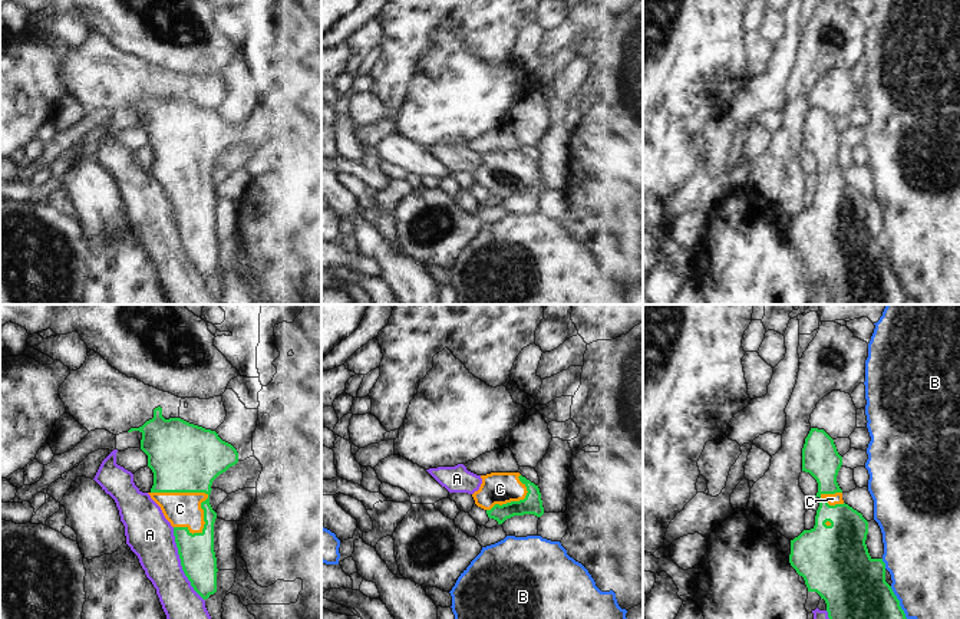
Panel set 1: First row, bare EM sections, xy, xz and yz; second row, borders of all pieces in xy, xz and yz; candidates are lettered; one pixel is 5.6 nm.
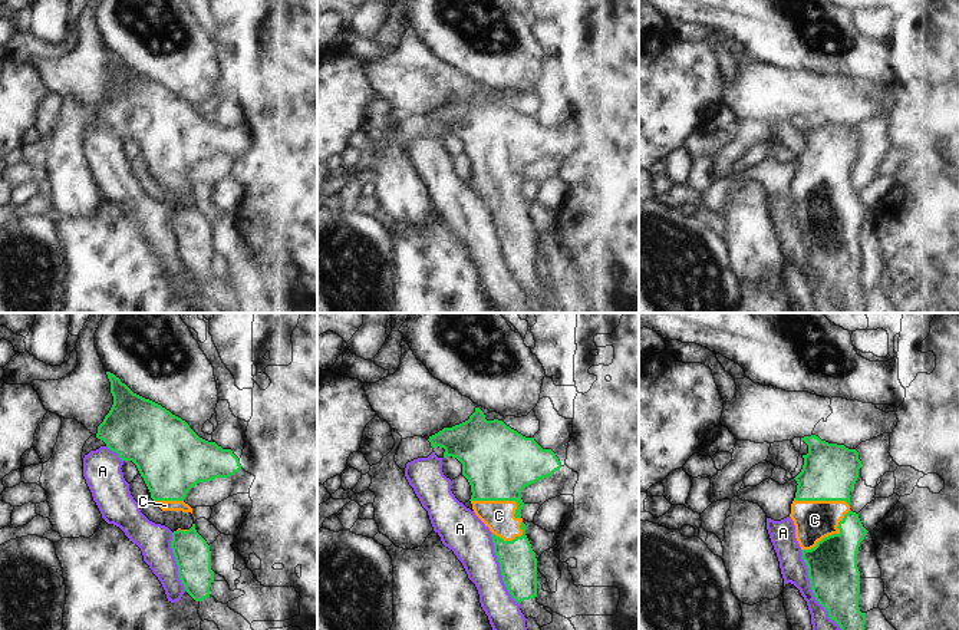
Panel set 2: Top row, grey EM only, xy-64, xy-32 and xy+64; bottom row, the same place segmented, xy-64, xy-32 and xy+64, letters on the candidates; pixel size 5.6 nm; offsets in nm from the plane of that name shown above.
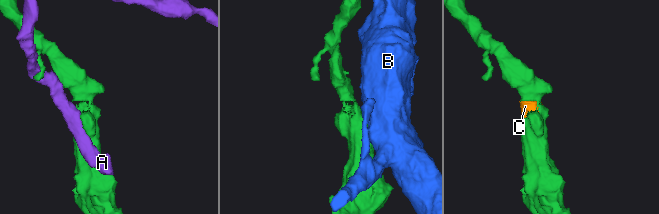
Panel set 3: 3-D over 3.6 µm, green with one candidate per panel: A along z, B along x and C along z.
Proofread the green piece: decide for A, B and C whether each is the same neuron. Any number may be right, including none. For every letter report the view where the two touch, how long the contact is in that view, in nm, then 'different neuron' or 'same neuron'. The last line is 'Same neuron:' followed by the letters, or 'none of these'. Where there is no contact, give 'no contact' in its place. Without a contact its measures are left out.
A: meets green in xy; contact 460 nm long; different neuron
B: meets green in yz; contact 200 nm long; different neuron
C: meets green in xy; contact 380 nm long; same neuron
Same neuron: C

